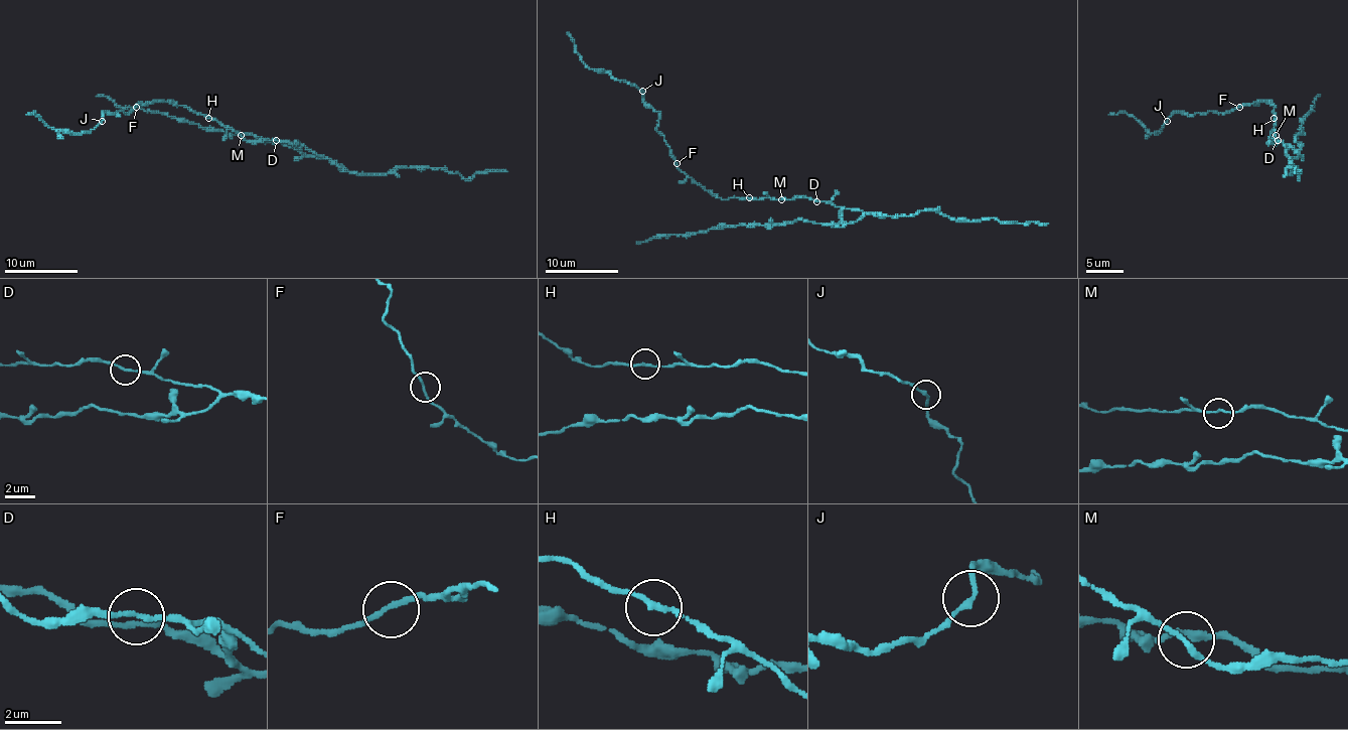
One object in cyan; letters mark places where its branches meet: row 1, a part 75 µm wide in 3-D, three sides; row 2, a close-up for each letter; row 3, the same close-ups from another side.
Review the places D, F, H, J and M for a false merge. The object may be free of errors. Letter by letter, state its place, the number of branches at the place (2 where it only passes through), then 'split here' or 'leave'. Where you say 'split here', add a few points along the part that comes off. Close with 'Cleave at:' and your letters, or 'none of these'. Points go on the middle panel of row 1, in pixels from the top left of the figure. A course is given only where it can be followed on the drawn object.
D: at (816, 201); 2 branches meet; leave
F: at (677, 163); 2 branches meet; leave
H: at (749, 197); 2 branches meet; leave
J: at (642, 91); 2 branches meet; leave
M: at (781, 199); 2 branches meet; leave
Cleave at: none of these

